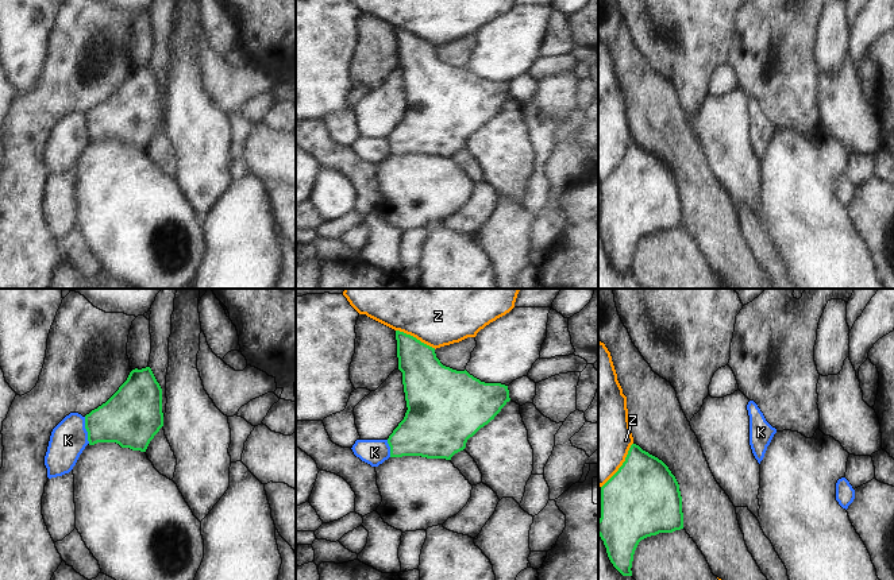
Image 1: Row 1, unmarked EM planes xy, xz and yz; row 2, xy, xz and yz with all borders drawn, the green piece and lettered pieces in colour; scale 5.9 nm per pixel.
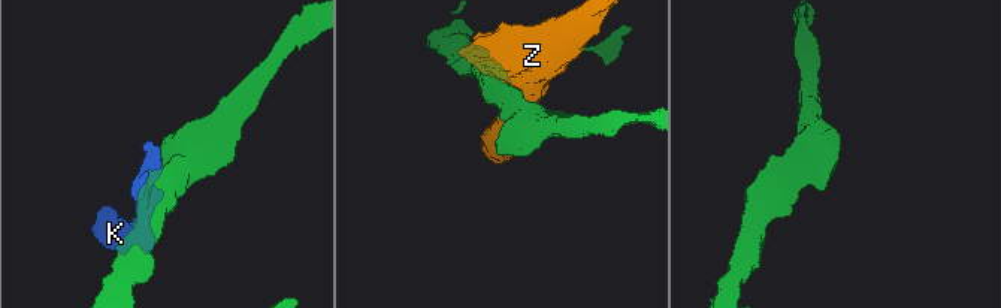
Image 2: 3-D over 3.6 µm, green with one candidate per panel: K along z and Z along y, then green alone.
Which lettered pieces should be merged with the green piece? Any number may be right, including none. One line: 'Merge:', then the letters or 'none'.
Merge: none

